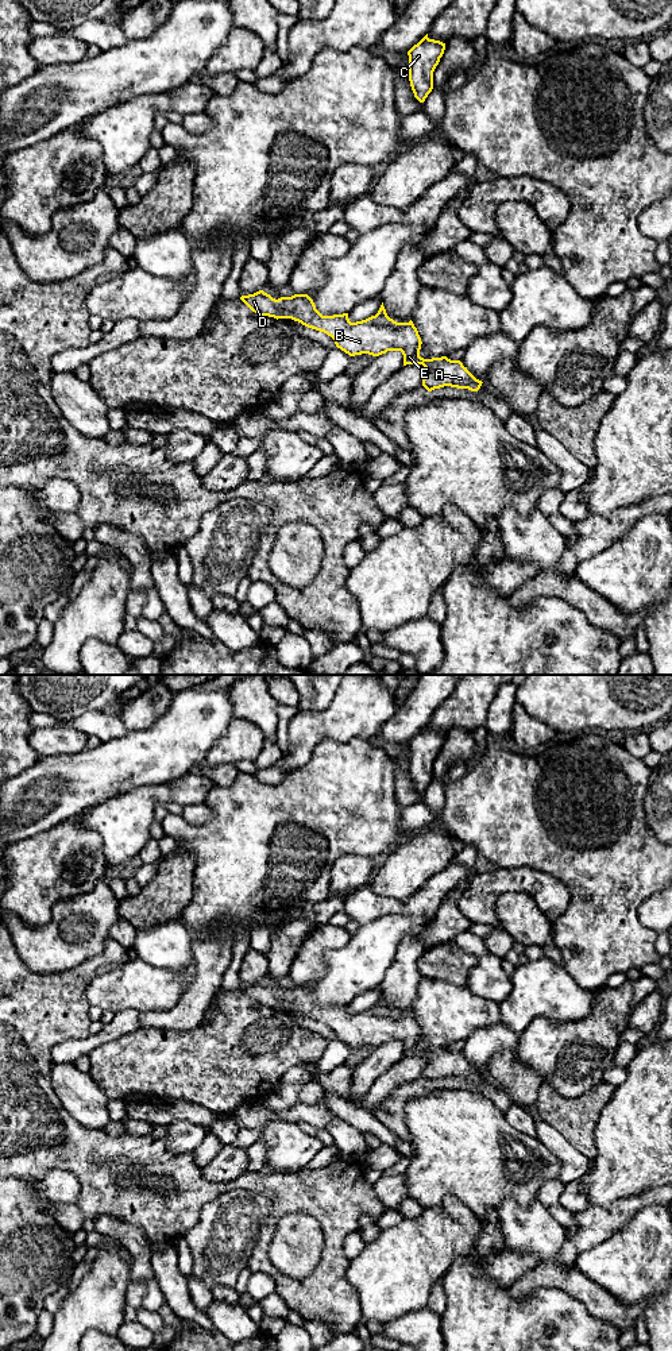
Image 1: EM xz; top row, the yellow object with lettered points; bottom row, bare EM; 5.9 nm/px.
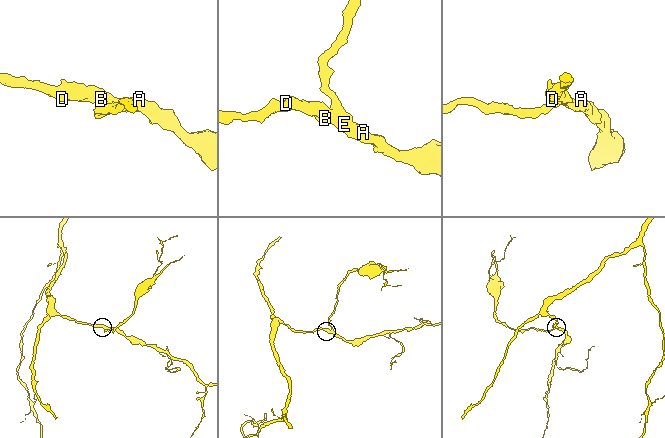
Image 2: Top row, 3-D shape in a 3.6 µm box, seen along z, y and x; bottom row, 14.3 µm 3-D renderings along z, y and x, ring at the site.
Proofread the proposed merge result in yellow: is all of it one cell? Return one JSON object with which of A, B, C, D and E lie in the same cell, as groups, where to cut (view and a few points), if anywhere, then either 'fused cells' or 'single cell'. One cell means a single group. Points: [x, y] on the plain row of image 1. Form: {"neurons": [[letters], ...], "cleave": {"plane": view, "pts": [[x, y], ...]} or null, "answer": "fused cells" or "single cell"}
{"neurons": [["A", "B", "C", "D", "E"]], "cleave": null, "answer": "single cell"}

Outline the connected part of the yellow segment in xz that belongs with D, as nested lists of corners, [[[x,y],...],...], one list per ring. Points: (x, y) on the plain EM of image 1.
[[[259,981],[254,985],[242,987],[240,991],[259,1007],[277,1011],[291,1010],[308,1019],[327,1024],[335,1031],[336,1038],[349,1047],[362,1045],[379,1047],[387,1042],[401,1042],[403,1057],[422,1055],[426,1059],[422,1077],[428,1082],[444,1077],[478,1082],[483,1074],[460,1051],[451,1051],[447,1047],[421,1049],[422,1032],[413,1012],[394,1012],[387,1007],[383,993],[375,1007],[351,1014],[348,1004],[323,1007],[308,985],[275,991]]]

